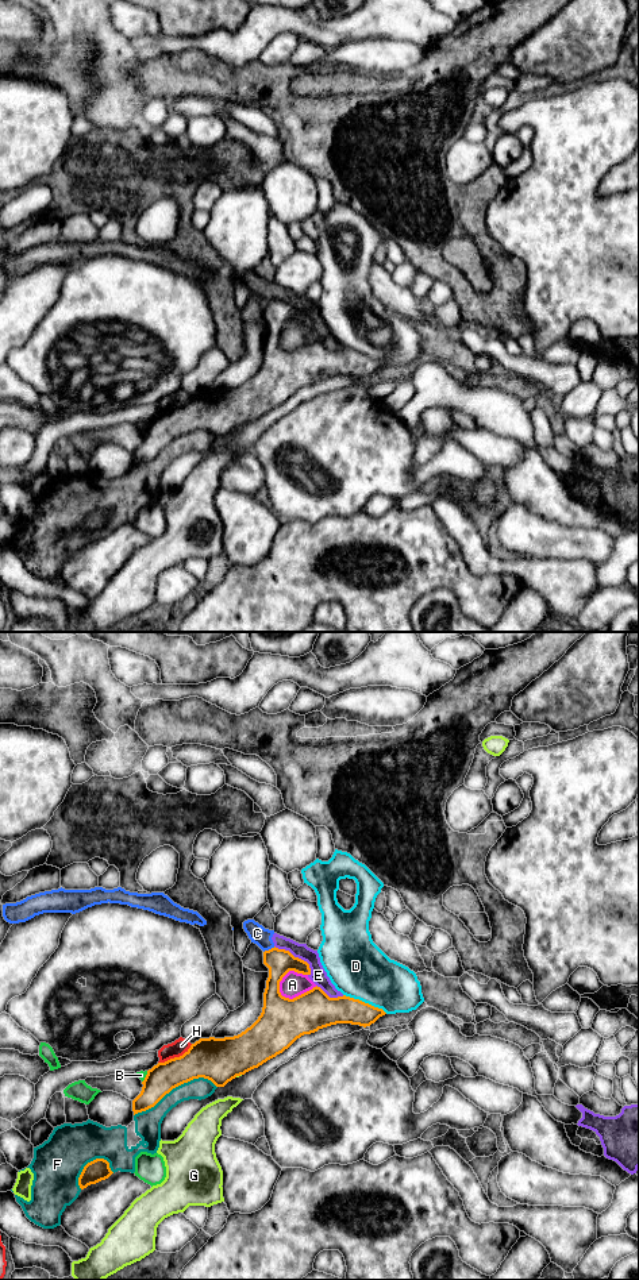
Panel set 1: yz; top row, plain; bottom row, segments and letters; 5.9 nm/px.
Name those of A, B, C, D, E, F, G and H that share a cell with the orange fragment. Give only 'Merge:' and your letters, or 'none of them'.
Merge: none of them

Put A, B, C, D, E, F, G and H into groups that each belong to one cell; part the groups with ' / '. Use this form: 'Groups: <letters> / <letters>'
Groups: A C E / B / D / F / G / H

